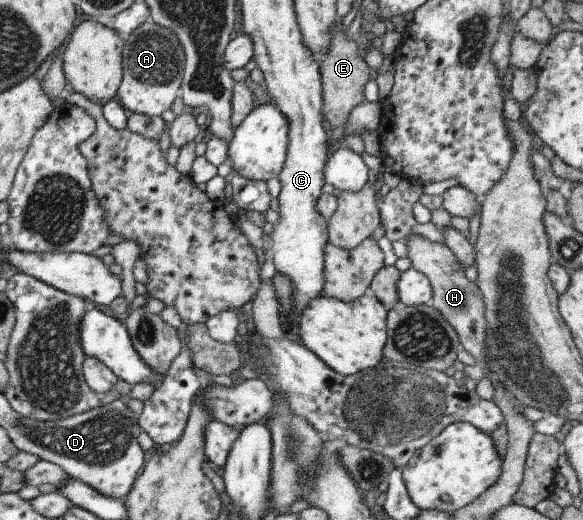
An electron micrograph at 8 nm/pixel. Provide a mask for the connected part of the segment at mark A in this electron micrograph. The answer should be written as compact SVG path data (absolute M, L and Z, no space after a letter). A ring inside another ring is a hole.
M148 19L123 40L121 60L123 74L116 100L127 112L162 115L179 95L183 76L184 53L176 35Z

